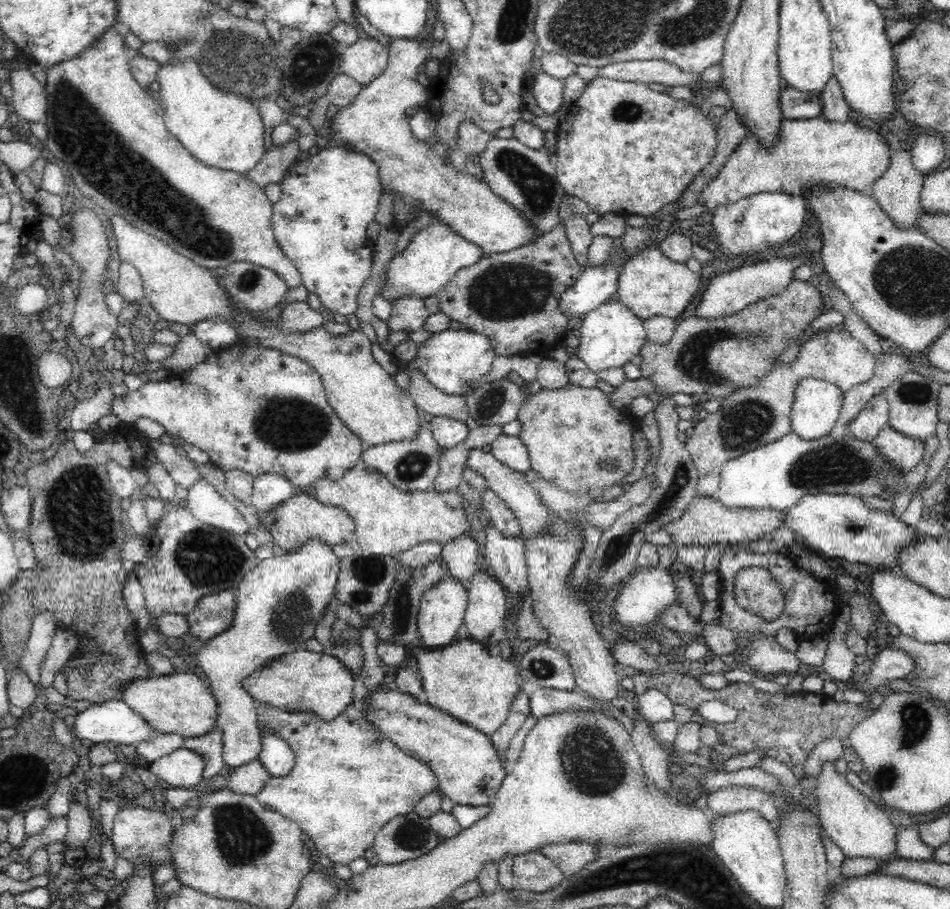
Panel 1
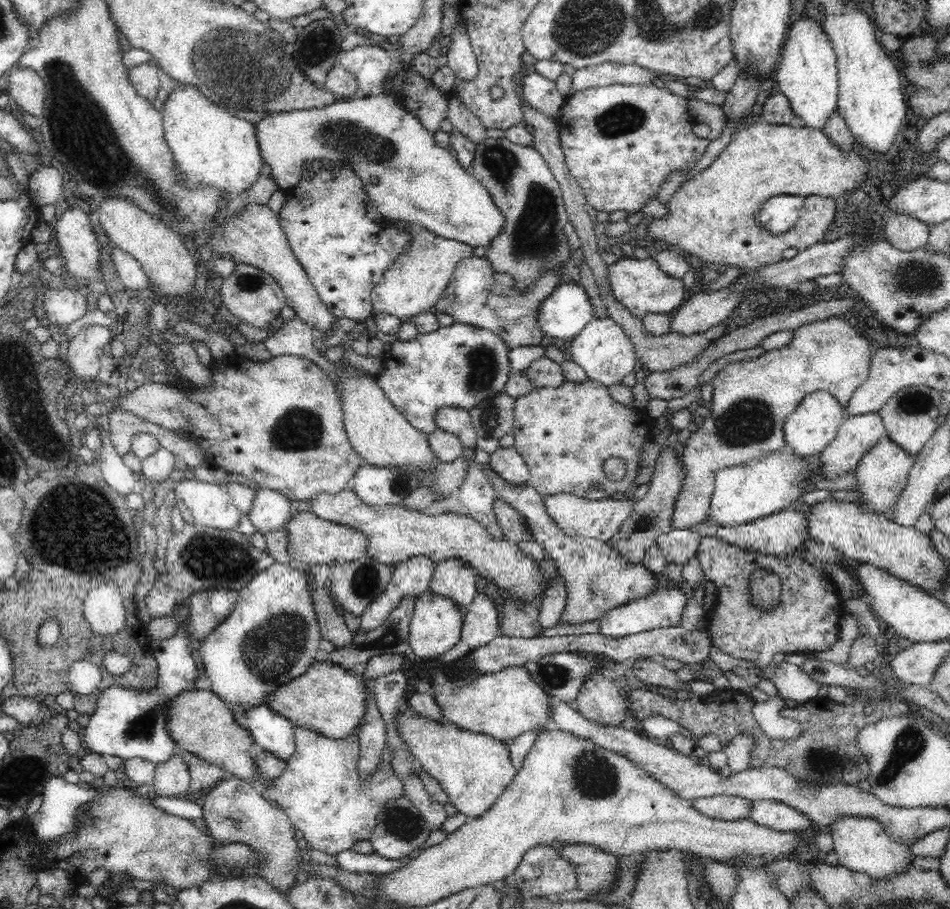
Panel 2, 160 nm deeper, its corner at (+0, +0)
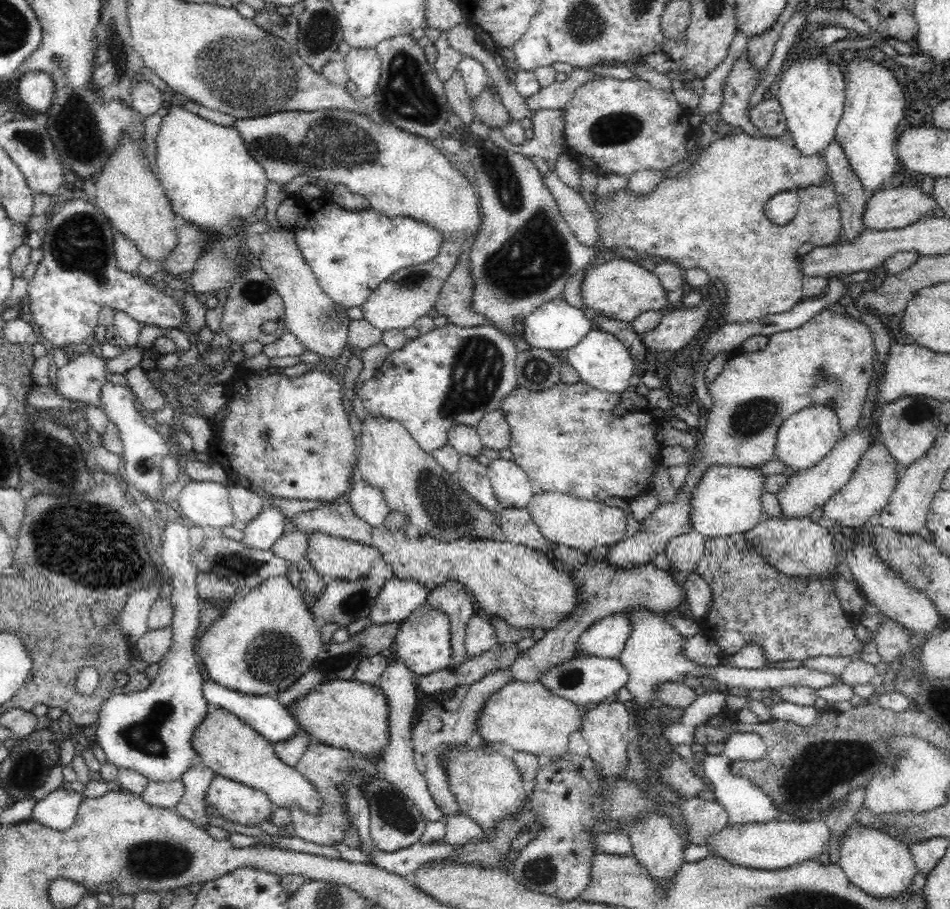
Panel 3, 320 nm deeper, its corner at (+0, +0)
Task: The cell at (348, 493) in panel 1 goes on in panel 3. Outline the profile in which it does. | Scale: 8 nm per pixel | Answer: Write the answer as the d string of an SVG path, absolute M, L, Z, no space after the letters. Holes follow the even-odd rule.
M348 503L306 511L286 518L286 523L288 529L308 536L326 534L376 548L384 561L392 566L396 577L416 582L428 592L442 588L446 582L458 582L470 598L476 599L484 612L520 630L553 631L564 619L573 615L583 601L578 585L568 574L556 570L549 555L524 545L507 541L481 542L470 538L456 542L437 542L432 538L408 540L405 529L393 534L382 527L371 528L355 516Z

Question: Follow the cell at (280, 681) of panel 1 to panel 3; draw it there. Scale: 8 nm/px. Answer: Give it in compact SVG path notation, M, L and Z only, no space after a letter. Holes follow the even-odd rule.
M335 680L317 686L290 708L295 718L316 742L346 749L362 759L380 759L389 745L389 704L381 688L358 681Z

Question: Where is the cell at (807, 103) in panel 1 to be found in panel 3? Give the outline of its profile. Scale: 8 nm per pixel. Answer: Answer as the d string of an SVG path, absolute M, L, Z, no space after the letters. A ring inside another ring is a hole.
M777 99L763 100L749 110L750 122L768 138L779 137L786 132L786 119Z

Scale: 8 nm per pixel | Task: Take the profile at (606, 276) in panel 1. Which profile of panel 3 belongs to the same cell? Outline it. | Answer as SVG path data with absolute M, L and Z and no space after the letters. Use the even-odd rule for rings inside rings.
M563 297L542 304L522 323L522 341L530 349L568 350L591 331L584 311L572 308Z

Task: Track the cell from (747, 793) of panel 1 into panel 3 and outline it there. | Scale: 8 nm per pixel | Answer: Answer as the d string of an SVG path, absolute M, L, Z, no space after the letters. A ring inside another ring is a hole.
M692 797L687 799L681 808L690 845L704 846L710 836L726 827L726 809L715 800L704 801Z

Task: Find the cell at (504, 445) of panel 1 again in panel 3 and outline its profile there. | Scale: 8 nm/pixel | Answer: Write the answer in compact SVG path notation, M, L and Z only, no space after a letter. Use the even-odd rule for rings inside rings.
M504 459L494 460L487 466L492 491L500 509L527 509L534 491L528 475L515 463Z

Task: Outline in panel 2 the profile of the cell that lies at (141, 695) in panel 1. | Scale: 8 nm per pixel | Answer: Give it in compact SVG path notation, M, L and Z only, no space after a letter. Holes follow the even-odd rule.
M194 689L180 693L172 699L167 712L167 729L179 748L191 752L202 761L220 767L230 772L232 776L244 779L261 790L274 788L275 779L263 778L257 769L254 756L258 752L258 747L255 739L245 724L240 725L236 721L234 713L214 692Z

